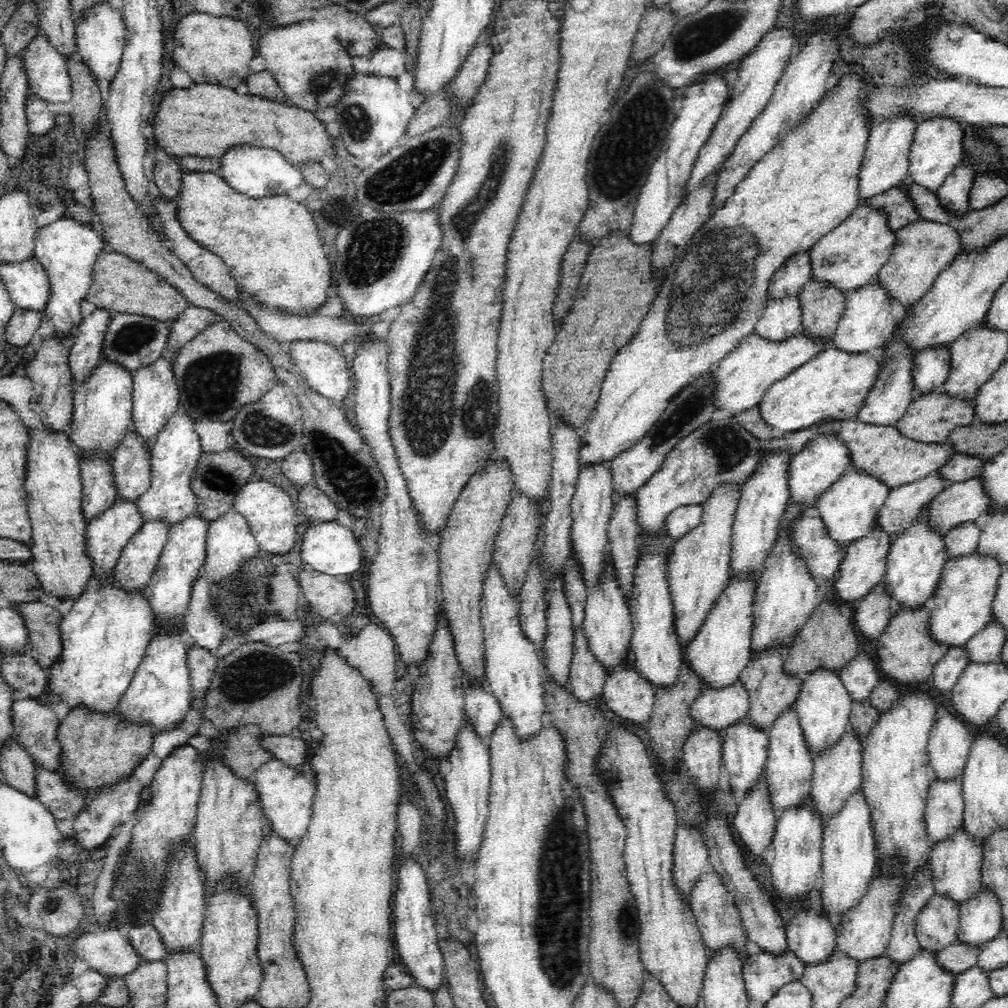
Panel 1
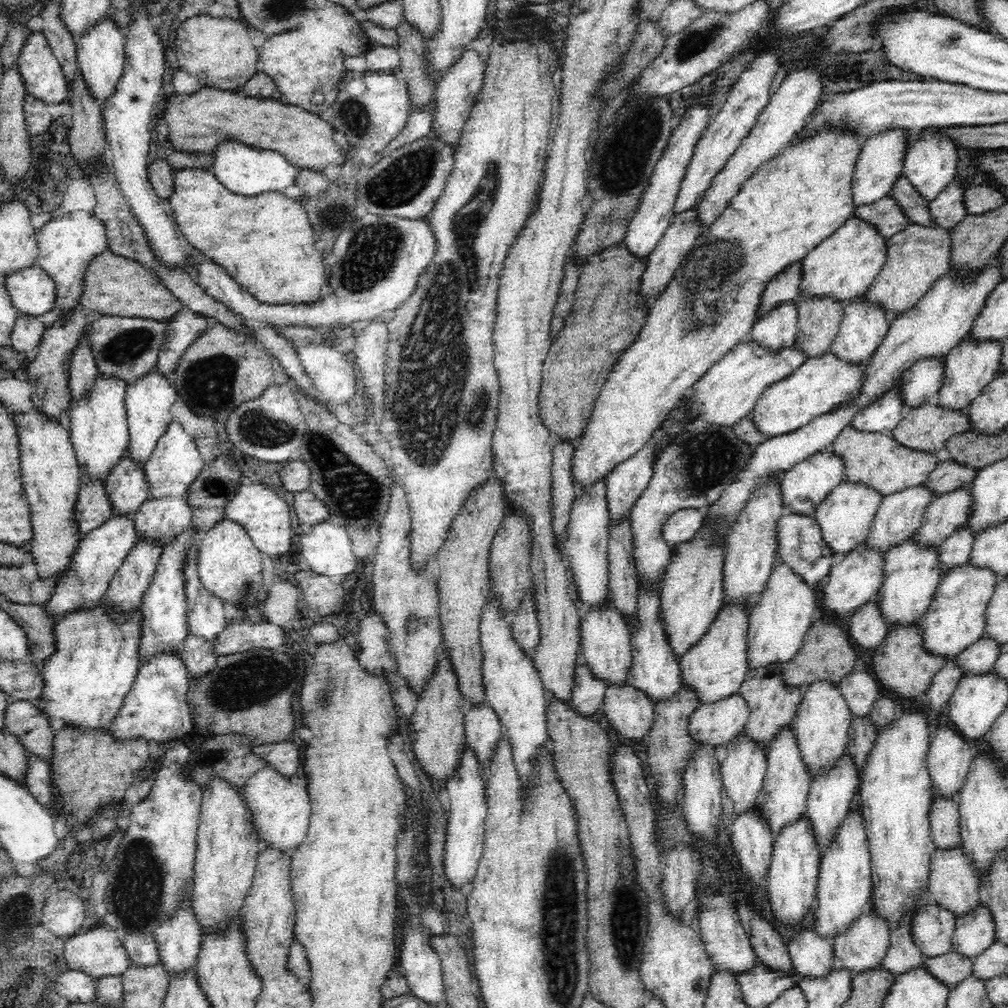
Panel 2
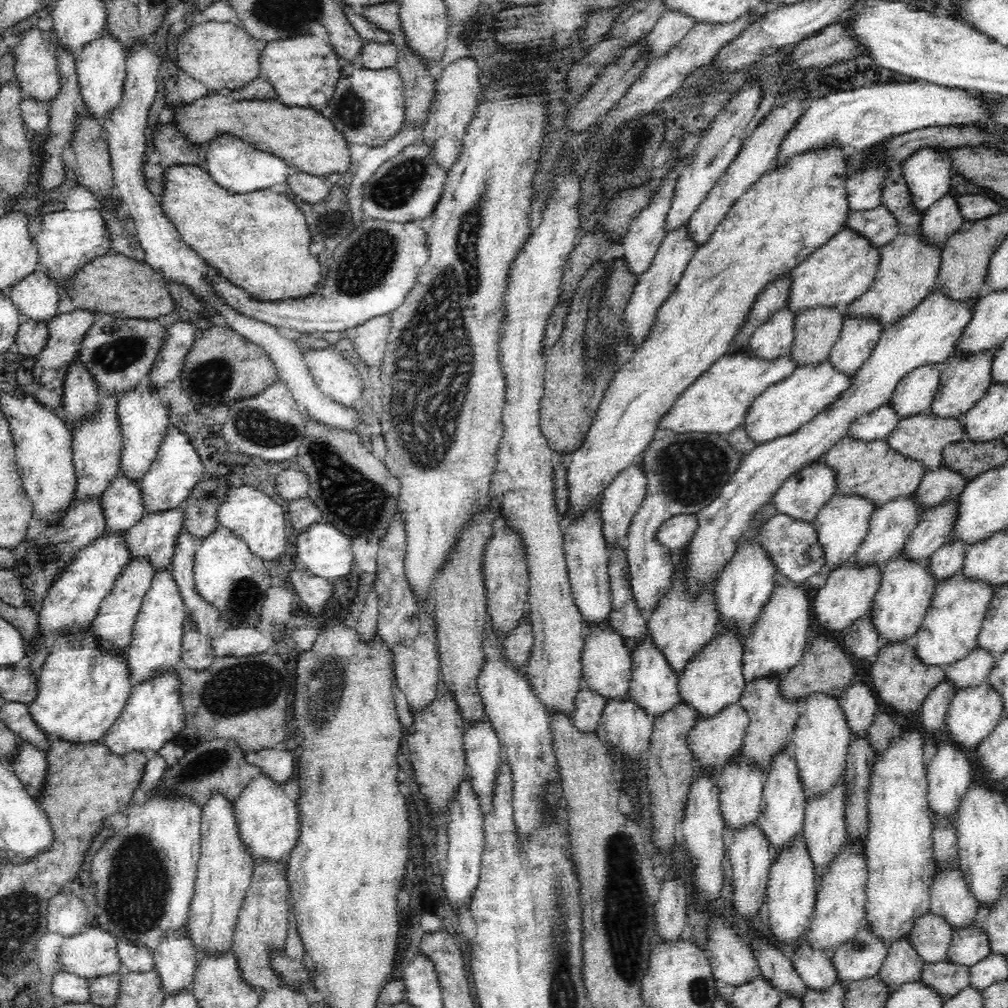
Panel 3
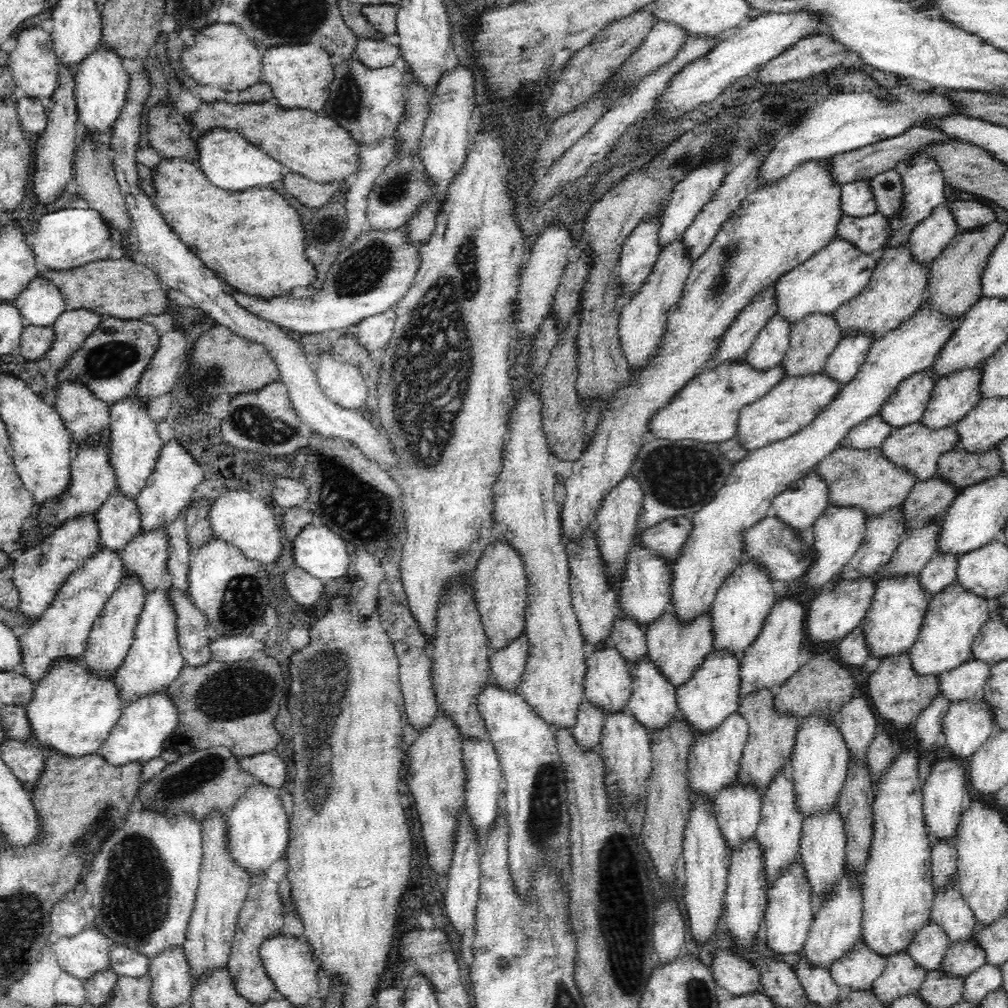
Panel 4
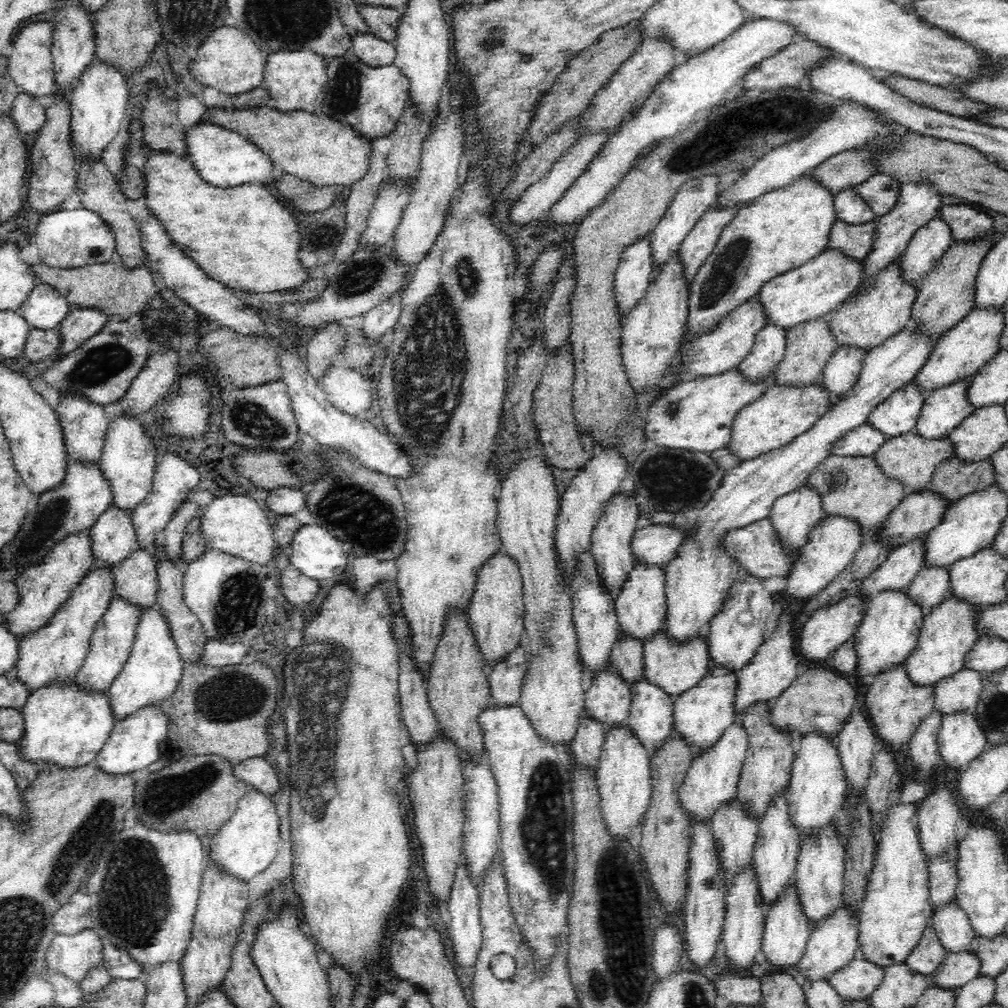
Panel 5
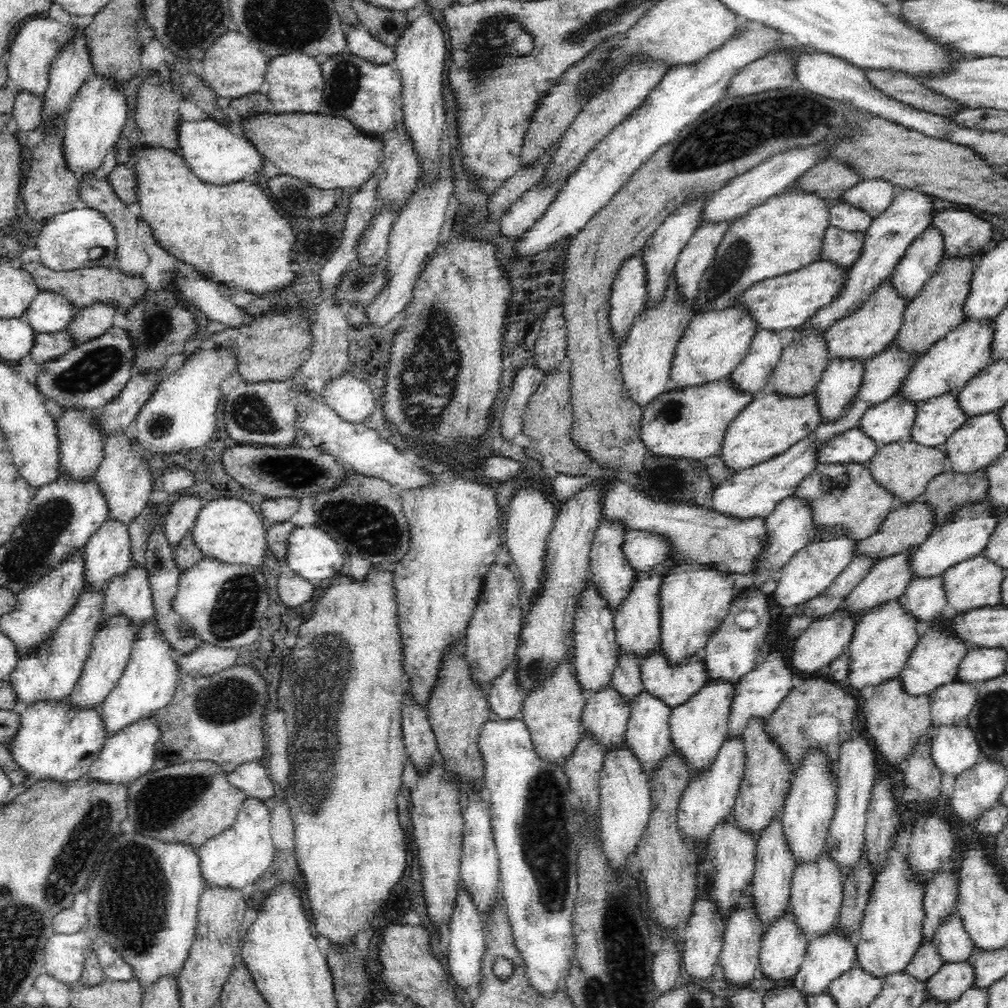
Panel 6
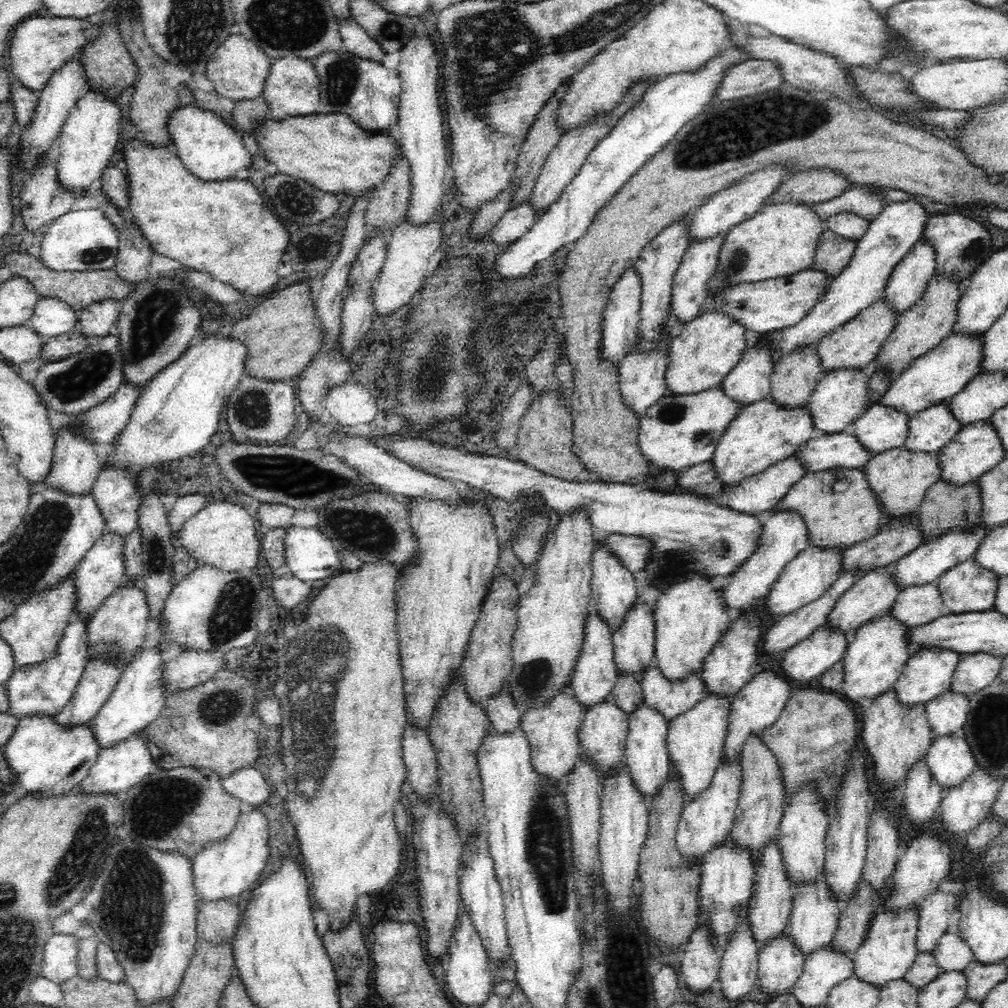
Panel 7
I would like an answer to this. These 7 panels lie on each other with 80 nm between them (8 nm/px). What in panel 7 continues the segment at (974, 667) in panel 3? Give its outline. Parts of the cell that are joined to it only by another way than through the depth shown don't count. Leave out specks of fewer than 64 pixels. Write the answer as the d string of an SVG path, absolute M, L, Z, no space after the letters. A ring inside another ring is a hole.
M954 689L931 698L926 703L926 714L933 737L962 730L970 710L970 697Z

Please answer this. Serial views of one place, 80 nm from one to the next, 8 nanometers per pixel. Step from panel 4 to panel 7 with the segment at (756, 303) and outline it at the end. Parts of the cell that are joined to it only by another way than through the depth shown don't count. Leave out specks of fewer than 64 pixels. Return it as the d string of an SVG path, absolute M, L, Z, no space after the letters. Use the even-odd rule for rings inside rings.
M707 310L683 324L683 330L671 345L666 384L670 394L690 394L718 386L738 364L749 344L751 334L736 318L727 312Z

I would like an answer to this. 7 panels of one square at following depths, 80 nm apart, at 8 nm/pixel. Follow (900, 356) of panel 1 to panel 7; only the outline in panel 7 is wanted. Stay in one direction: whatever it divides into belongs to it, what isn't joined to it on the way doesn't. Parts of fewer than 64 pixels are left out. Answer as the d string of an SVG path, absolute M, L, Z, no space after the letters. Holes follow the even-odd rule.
M851 429L807 440L796 455L804 461L806 472L828 467L861 467L870 460L872 451Z

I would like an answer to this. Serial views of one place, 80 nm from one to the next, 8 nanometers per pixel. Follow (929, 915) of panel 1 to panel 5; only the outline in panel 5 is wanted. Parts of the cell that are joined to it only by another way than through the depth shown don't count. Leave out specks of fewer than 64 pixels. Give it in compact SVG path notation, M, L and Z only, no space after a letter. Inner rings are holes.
M930 925L922 931L917 945L906 959L912 971L932 976L937 966L940 966L940 963L945 959L946 953L946 947L942 945L938 931Z

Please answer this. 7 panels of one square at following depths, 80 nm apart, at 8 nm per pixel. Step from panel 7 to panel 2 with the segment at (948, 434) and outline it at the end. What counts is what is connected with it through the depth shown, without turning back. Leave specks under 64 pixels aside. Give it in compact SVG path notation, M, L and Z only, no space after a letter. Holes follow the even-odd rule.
M968 335L958 346L954 346L946 355L946 370L944 382L937 395L940 406L953 410L968 409L972 400L1000 371L1000 360L1003 357L1002 339L984 339L984 342Z

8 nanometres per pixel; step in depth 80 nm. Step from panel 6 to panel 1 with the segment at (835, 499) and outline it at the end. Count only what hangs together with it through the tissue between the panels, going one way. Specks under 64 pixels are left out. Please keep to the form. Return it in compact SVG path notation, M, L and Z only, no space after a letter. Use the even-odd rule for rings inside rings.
M854 418L840 422L836 433L850 446L851 465L878 475L890 488L914 482L933 470L939 470L957 453L950 437L944 442L924 442L904 435L897 424L871 424Z

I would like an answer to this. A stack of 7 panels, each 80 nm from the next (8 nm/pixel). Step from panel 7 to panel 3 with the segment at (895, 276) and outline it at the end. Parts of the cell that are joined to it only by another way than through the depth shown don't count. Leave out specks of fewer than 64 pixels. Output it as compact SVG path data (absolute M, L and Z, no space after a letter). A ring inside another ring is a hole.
M950 191L933 202L925 210L923 217L924 220L918 231L930 243L944 244L948 235L951 235L964 222L958 205L958 196L954 196Z

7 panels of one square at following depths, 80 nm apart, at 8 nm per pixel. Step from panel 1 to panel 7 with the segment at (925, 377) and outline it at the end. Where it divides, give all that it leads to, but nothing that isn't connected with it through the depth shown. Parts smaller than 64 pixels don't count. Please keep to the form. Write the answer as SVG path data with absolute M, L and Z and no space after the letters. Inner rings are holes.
M887 404L870 405L851 430L874 453L904 445L909 435L911 416Z

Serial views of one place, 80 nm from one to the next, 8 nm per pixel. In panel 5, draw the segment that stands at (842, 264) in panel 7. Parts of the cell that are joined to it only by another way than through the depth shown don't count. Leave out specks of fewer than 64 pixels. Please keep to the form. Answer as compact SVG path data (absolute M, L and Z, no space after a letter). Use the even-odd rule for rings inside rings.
M878 218L863 223L850 223L838 219L832 226L827 248L840 247L850 257L864 259L874 248L876 230L878 230Z

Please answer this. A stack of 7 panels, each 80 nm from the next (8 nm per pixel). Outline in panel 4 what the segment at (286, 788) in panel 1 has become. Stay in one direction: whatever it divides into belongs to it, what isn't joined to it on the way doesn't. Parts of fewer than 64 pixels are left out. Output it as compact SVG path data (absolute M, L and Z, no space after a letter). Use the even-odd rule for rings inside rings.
M257 781L248 786L228 812L228 843L232 855L240 865L248 869L251 876L262 869L267 870L286 854L290 840L291 815L288 815L279 795L279 789Z

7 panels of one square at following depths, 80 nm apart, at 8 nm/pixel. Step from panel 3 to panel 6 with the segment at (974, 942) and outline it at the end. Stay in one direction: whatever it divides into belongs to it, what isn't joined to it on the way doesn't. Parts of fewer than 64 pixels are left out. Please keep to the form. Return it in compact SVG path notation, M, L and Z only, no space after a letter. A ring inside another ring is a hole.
M970 959L943 962L926 980L926 995L950 1004L974 983L975 970Z

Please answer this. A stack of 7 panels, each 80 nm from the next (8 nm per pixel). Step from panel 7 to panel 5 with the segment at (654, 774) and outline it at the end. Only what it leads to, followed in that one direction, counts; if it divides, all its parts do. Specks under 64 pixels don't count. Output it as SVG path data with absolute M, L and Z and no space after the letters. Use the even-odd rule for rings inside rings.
M644 672L631 684L631 707L629 710L628 723L632 731L638 734L640 741L644 743L650 754L654 754L658 746L662 746L667 734L674 725L674 702L675 699L664 687L654 683L644 675Z

